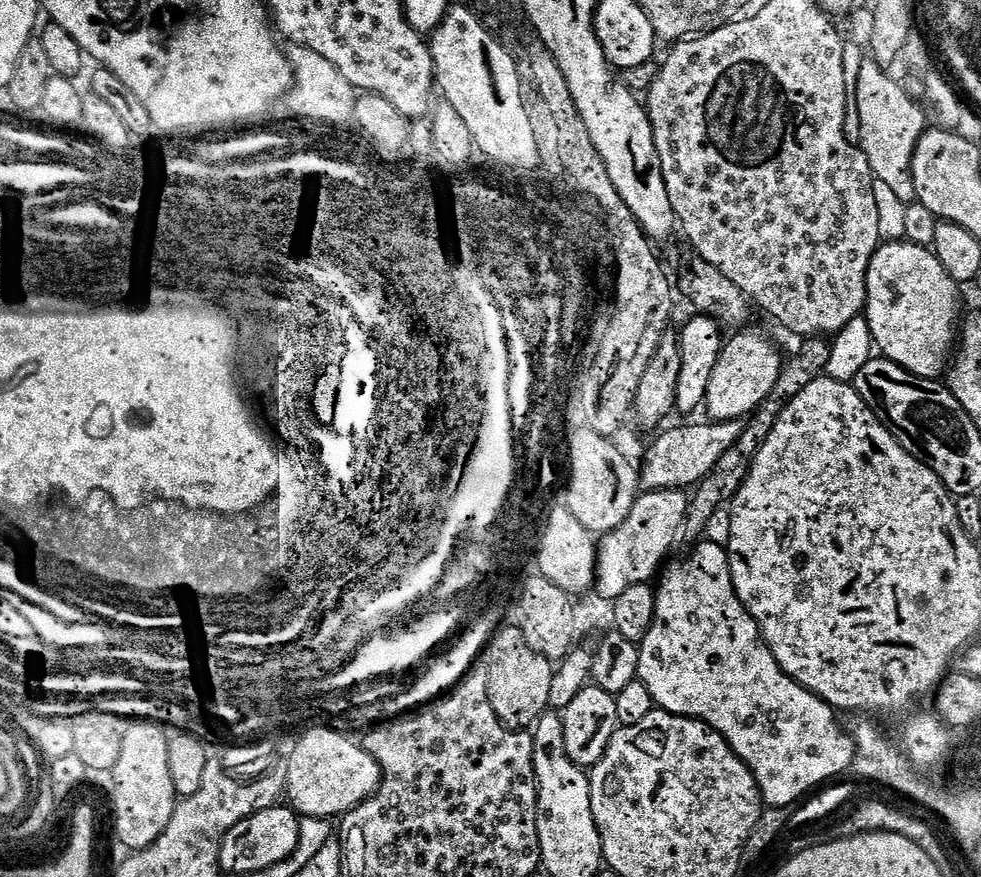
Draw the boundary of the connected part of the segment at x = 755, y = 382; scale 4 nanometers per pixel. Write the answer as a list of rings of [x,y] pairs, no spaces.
[[[744,330],[733,335],[733,340],[727,341],[723,352],[711,371],[711,379],[707,381],[706,411],[716,422],[739,420],[751,417],[760,407],[762,401],[774,390],[780,377],[782,359],[780,352],[760,332]]]

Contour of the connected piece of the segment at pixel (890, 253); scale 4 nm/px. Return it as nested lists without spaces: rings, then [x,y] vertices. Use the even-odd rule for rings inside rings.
[[[910,240],[883,243],[868,267],[868,303],[864,311],[877,349],[881,349],[887,359],[902,365],[915,376],[928,379],[943,377],[949,369],[960,330],[960,290],[961,285],[946,270],[936,252],[929,247],[914,244]]]

